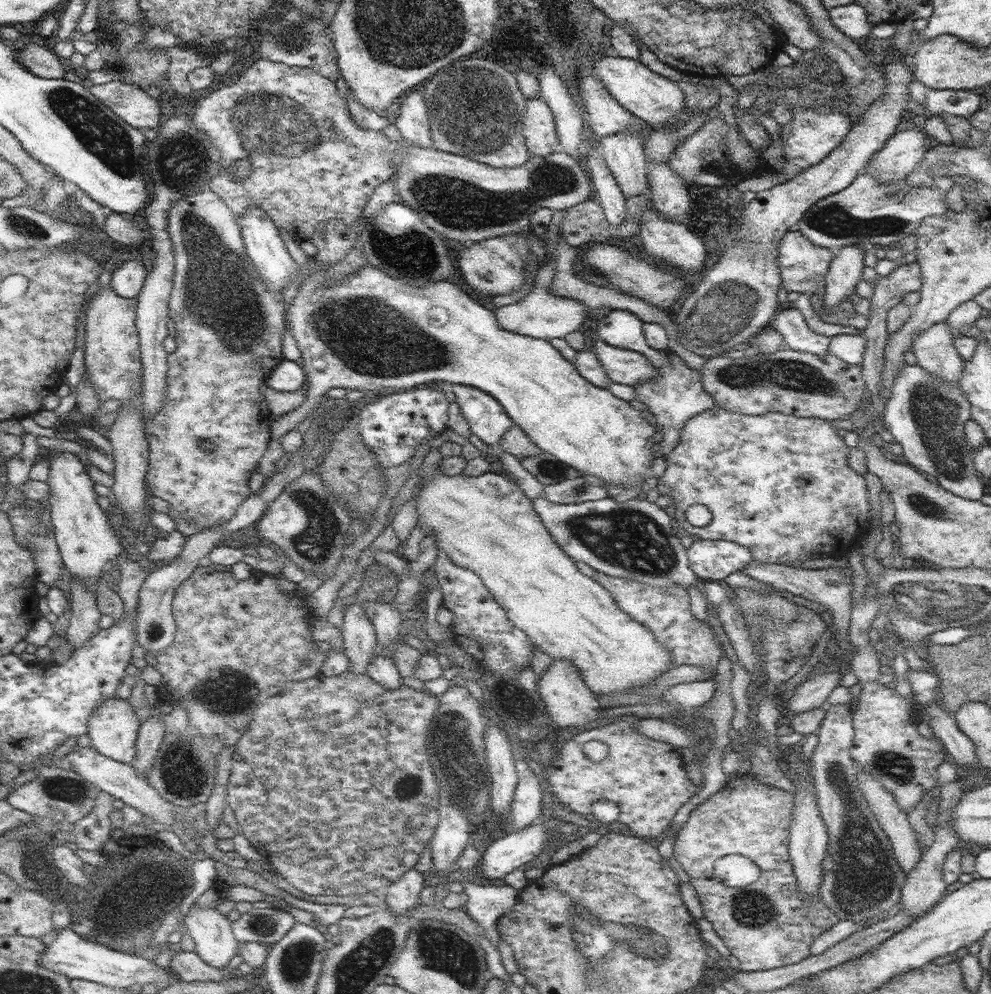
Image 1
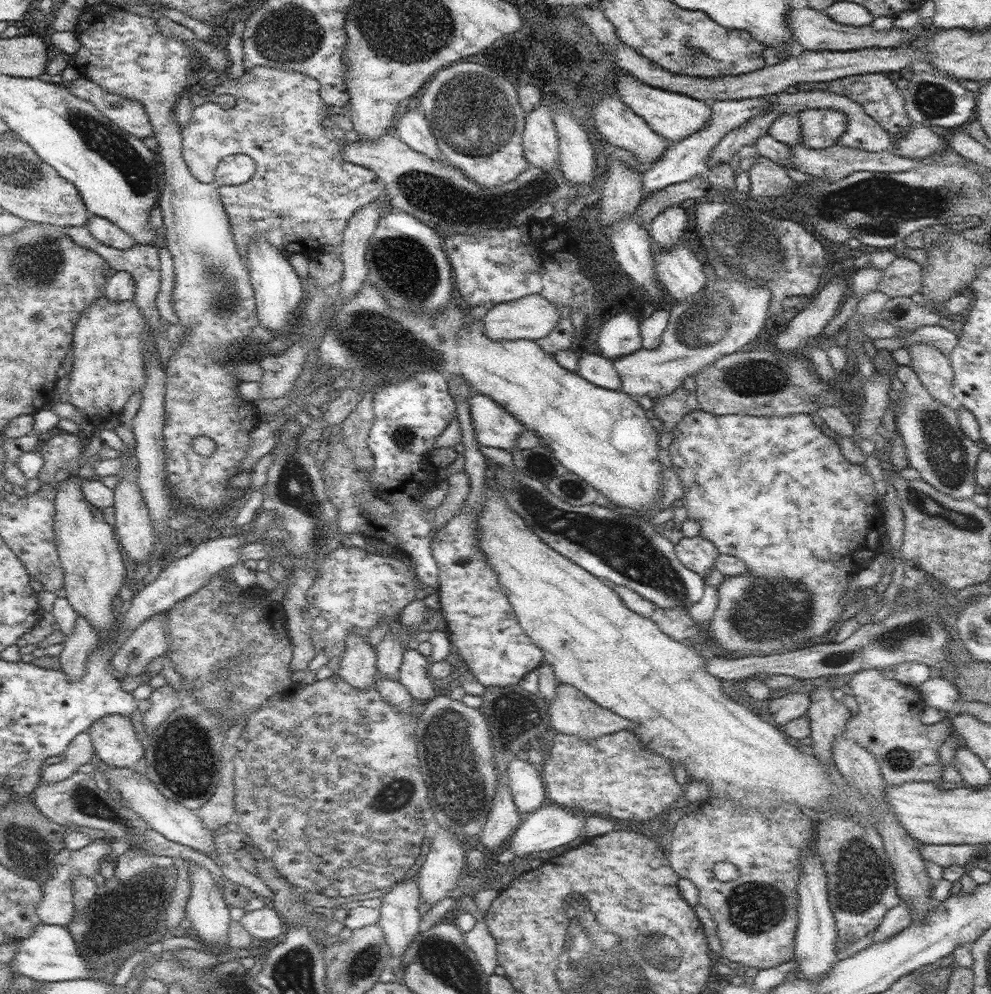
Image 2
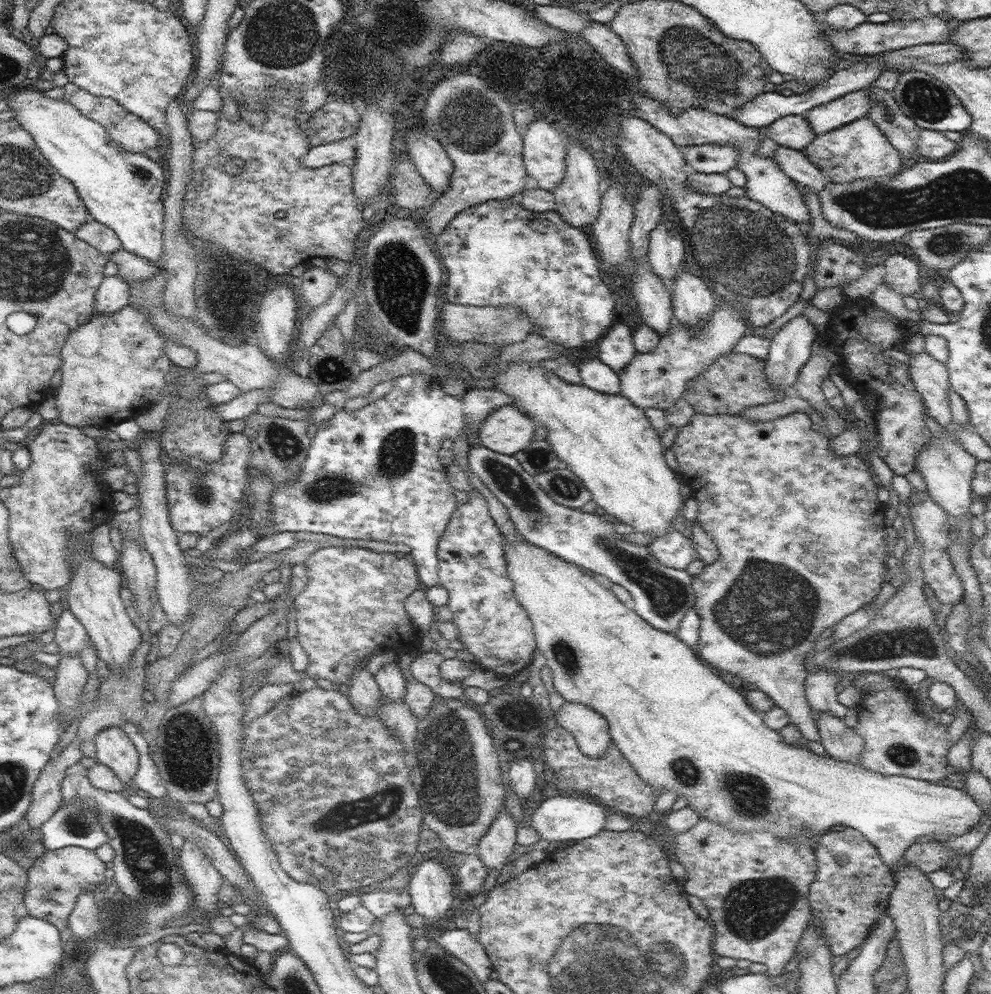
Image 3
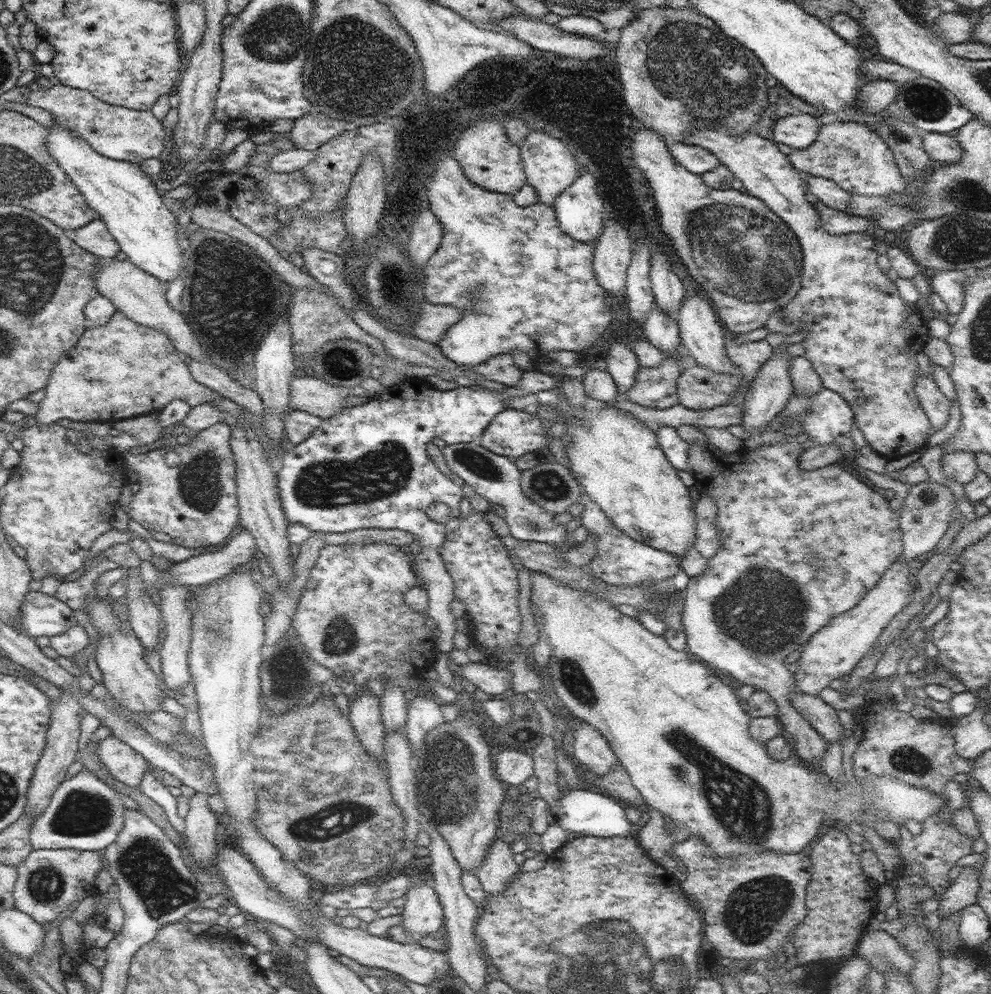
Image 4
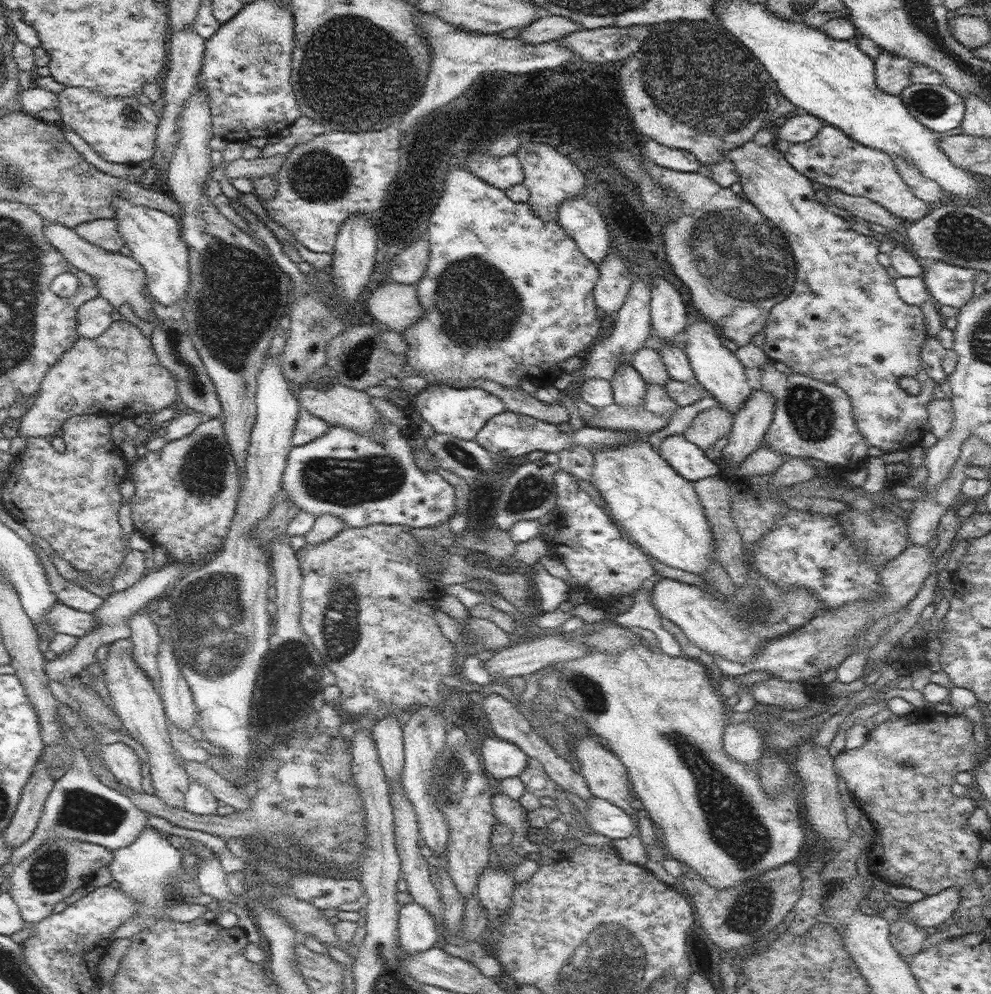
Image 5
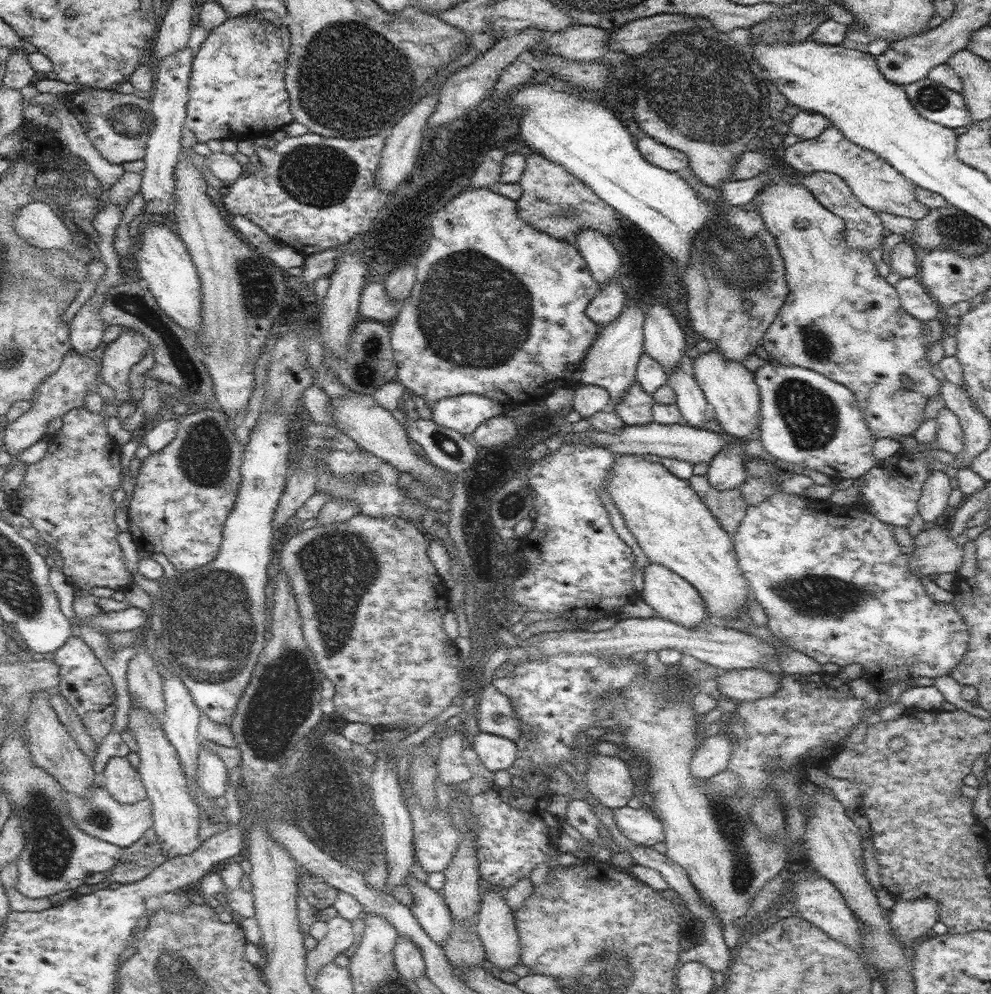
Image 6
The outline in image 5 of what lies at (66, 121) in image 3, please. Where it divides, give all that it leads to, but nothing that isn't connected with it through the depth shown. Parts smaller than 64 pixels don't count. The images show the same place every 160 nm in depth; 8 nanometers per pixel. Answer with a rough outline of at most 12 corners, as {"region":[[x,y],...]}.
{"region":[[114,196],[125,246],[159,306],[184,304],[189,252],[167,212]]}

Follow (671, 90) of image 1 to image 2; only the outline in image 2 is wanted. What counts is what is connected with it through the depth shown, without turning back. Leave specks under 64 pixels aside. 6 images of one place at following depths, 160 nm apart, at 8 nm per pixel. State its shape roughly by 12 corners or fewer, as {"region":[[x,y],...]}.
{"region":[[622,71],[622,100],[665,140],[708,128],[711,103]]}

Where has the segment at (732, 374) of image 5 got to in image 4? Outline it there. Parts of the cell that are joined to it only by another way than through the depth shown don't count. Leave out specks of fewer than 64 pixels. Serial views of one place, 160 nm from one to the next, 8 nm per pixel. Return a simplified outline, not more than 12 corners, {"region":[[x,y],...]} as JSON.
{"region":[[707,295],[685,298],[676,317],[683,352],[733,373],[727,331]]}

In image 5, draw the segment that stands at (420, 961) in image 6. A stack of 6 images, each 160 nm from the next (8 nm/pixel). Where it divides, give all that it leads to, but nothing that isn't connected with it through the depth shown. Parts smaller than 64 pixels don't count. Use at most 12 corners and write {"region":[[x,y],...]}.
{"region":[[416,901],[399,908],[400,949],[428,950],[443,939]]}

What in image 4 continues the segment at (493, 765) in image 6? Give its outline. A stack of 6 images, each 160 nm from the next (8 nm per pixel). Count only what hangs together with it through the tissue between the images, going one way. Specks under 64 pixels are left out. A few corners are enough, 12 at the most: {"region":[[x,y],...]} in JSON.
{"region":[[493,754],[498,778],[519,787],[534,774],[530,754]]}

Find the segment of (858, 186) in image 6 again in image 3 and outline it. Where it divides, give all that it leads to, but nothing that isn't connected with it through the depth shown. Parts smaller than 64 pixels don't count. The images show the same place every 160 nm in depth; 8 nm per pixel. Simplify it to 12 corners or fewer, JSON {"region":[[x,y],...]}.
{"region":[[868,116],[802,152],[834,184],[888,184],[902,157]]}

